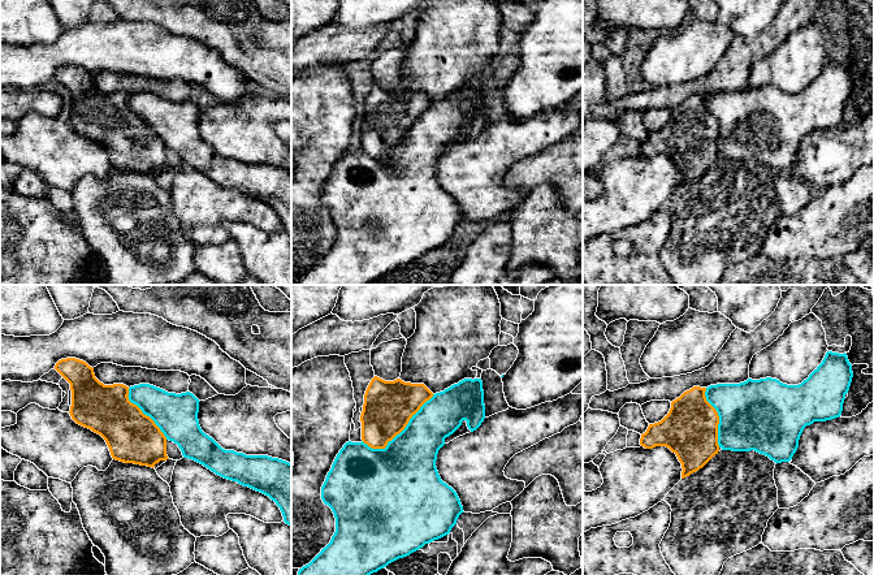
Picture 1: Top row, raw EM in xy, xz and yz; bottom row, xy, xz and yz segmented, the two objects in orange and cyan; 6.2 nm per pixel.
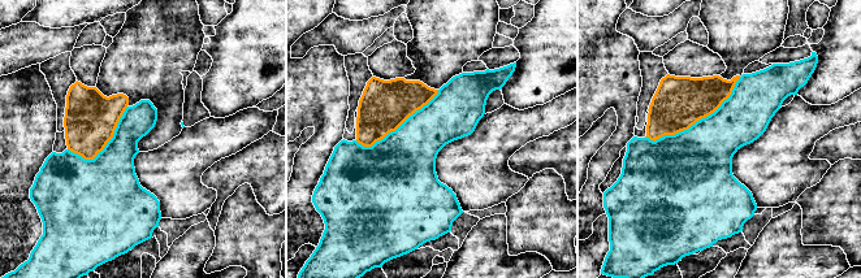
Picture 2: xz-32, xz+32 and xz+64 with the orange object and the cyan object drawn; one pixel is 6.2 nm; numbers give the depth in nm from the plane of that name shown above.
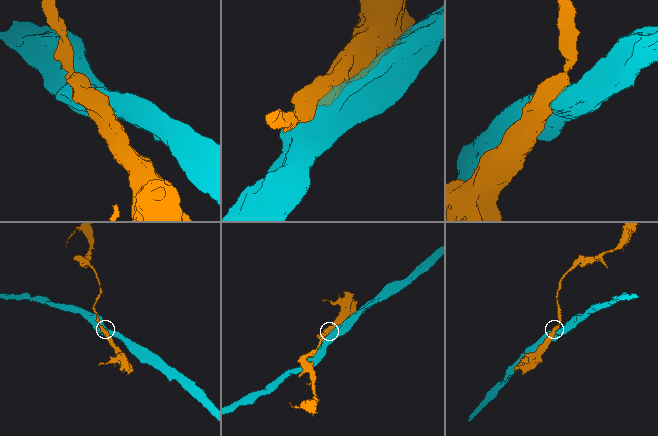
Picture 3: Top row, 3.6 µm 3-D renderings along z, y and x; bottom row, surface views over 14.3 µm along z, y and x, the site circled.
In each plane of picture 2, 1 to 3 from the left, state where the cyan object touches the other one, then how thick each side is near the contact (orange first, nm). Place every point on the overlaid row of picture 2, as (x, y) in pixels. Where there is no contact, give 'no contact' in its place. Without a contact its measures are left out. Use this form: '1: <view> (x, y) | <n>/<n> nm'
1: xz-32 (105, 144) | 320/360 nm
2: xz+32 (397, 127) | 300/440 nm
3: xz+64 (696, 121) | 320/420 nm

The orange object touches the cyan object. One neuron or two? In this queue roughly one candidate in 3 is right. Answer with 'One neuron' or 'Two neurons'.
Two neurons

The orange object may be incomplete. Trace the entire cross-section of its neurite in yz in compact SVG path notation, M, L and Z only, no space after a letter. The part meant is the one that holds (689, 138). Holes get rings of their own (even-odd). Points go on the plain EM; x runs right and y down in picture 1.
M693 95L671 111L669 122L641 143L645 157L666 155L682 172L682 187L702 177L719 160L717 118L706 109L706 96Z

